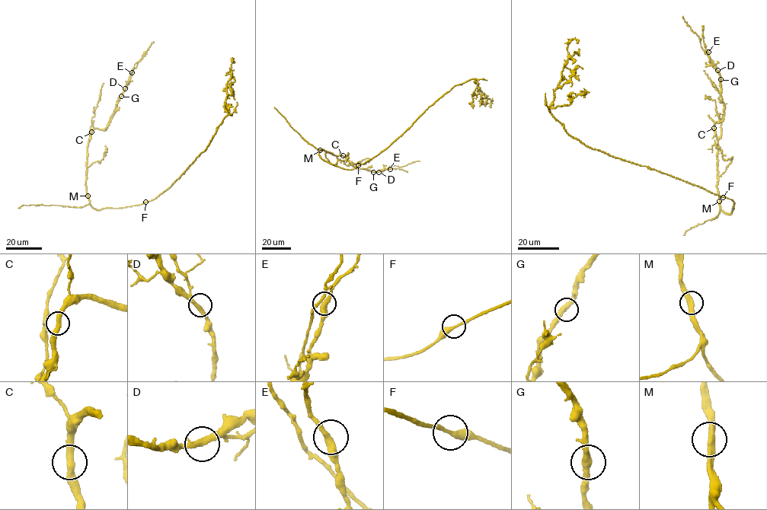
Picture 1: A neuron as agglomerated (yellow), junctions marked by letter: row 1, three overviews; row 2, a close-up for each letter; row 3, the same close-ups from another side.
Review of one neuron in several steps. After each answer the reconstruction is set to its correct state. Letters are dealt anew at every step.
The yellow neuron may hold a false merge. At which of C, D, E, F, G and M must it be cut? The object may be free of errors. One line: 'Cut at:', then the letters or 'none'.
Cut at: none

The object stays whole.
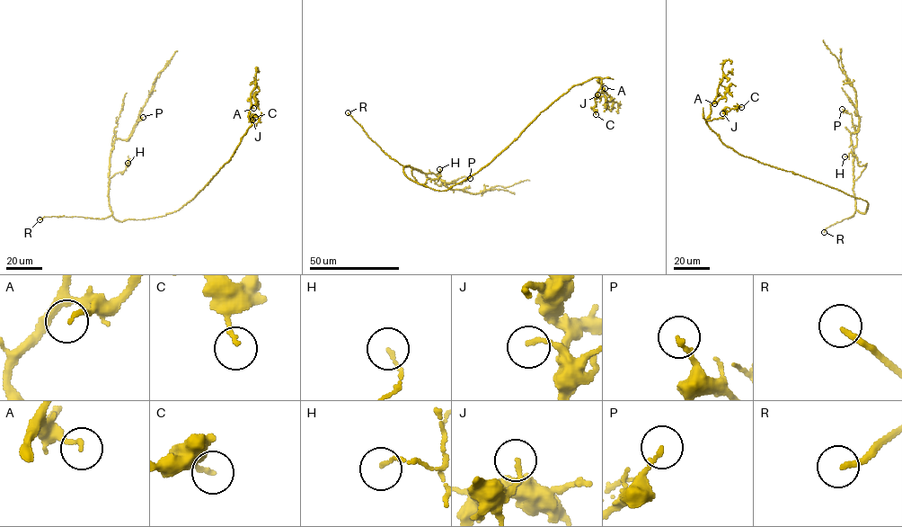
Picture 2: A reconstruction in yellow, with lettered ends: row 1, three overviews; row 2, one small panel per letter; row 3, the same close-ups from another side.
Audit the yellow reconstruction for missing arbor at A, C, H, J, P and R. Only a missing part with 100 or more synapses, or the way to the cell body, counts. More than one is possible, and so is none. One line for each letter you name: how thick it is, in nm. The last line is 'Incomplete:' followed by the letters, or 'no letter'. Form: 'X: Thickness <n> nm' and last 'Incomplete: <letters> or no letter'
R: Thickness 190 nm
Incomplete: R

